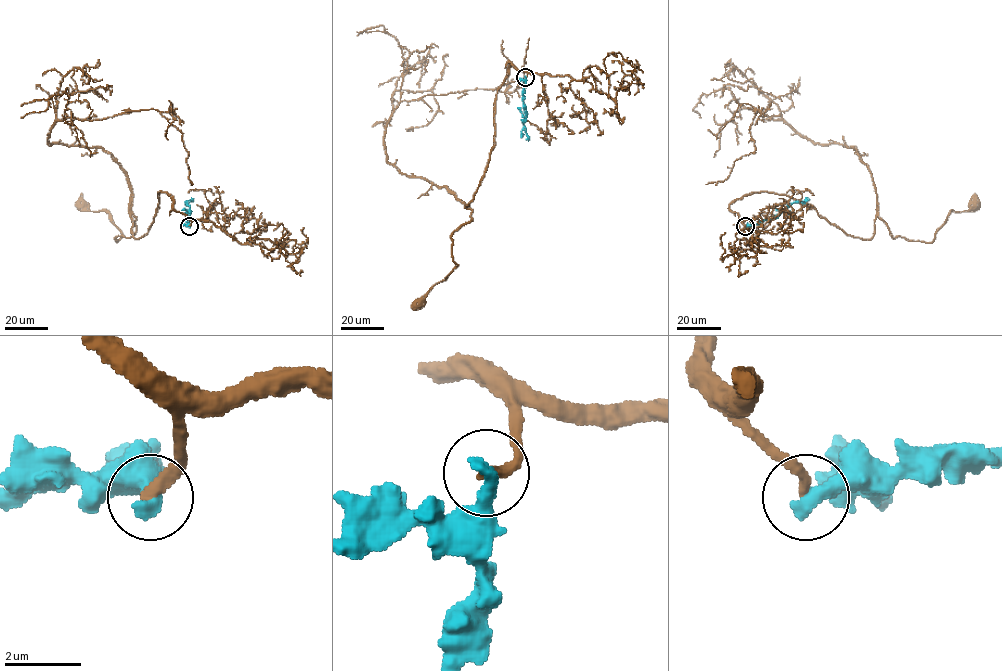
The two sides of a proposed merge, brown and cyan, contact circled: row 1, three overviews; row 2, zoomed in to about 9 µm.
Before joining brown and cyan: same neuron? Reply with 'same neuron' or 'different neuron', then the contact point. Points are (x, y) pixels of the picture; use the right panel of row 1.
different neuron; place (745, 226)

